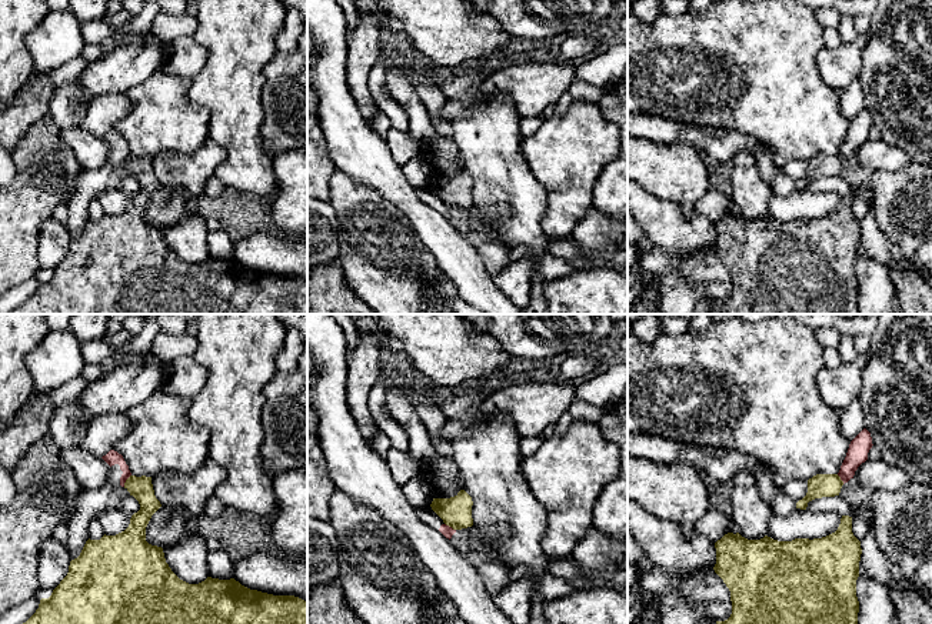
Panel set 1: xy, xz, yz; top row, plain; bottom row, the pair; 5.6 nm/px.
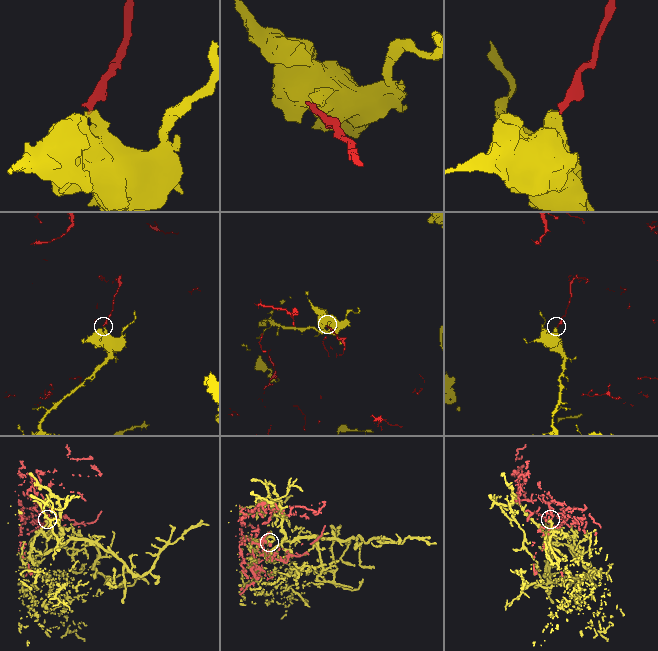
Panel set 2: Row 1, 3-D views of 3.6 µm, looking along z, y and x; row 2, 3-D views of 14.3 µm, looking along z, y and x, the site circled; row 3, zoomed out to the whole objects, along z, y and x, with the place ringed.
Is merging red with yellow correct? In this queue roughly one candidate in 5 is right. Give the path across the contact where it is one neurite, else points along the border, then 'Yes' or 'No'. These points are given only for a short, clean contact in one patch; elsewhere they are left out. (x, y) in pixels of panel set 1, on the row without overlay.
Boundary: xy (130, 154), (123, 166). No

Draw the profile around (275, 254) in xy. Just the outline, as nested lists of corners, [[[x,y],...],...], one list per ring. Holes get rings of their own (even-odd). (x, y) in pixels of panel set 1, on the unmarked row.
[[[252,234],[234,243],[233,258],[250,270],[273,276],[294,276],[307,283],[307,238]]]

